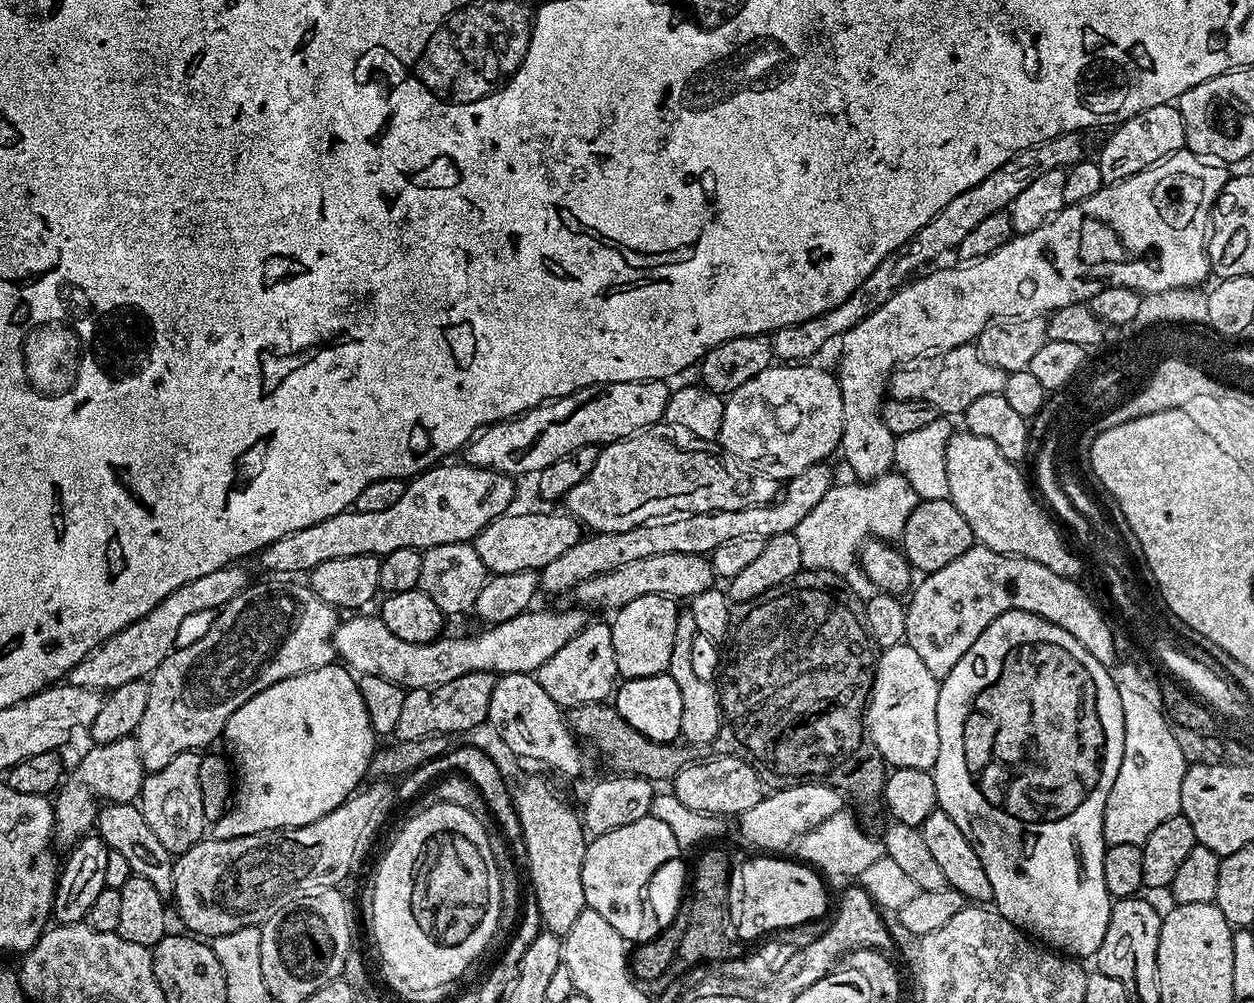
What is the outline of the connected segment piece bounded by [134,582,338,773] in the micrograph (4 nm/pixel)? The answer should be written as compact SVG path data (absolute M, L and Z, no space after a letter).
M249 583L215 613L214 619L216 621L193 644L173 648L152 671L148 680L150 698L146 702L146 714L142 714L142 722L138 722L134 733L145 773L162 770L162 766L178 758L178 754L204 750L207 744L219 741L230 714L234 714L238 706L250 702L254 694L266 690L266 686L274 686L274 682L282 678L321 668L337 659L336 647L332 645L338 623L337 609L322 602L307 583Z

